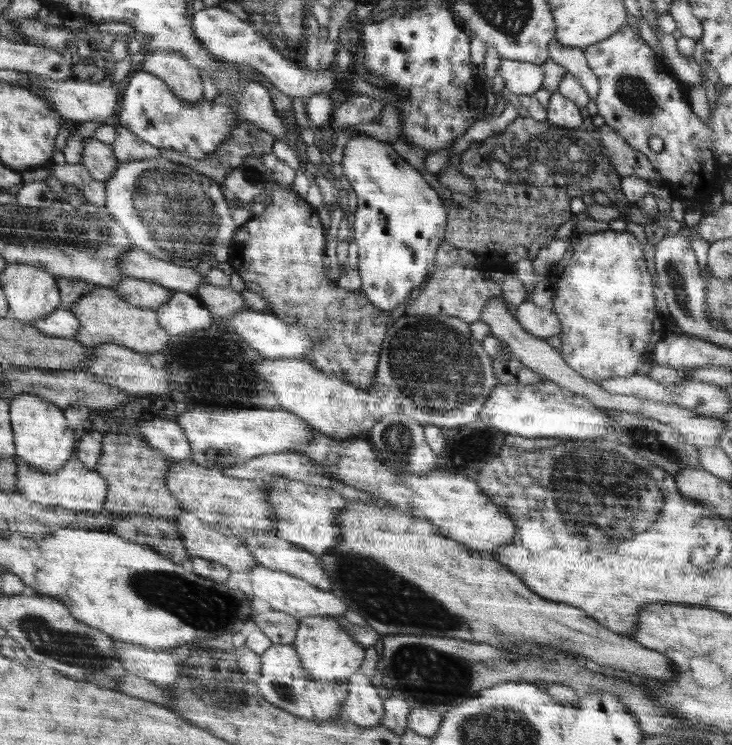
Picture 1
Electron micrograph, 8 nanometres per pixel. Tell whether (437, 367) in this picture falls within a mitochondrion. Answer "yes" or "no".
yes

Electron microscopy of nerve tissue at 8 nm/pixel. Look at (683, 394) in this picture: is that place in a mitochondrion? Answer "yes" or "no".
no

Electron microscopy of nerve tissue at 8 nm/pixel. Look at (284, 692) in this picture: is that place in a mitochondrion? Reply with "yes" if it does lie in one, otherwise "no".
yes

